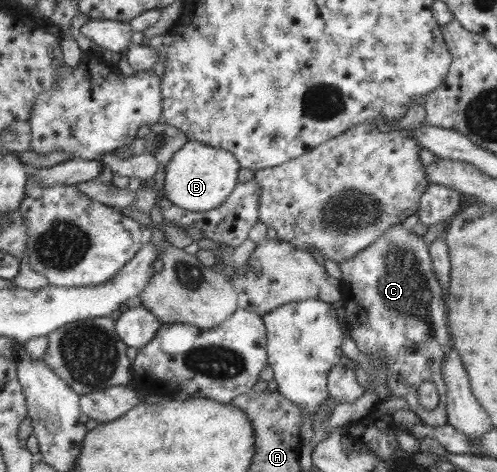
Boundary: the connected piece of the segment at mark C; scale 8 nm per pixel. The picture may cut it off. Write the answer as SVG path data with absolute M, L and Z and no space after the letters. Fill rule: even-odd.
M398 223L398 225L390 227L390 229L386 229L386 231L380 234L369 246L357 251L352 258L341 261L338 264L338 267L341 275L341 279L338 282L342 300L341 307L344 309L345 313L345 327L349 331L349 335L352 338L352 341L355 343L355 346L358 348L358 351L367 356L373 355L373 357L379 357L381 361L385 361L385 363L387 363L387 388L389 389L389 393L391 393L391 395L394 397L402 397L402 399L405 399L407 405L406 408L413 411L419 417L422 424L426 424L431 427L444 426L444 424L446 424L447 415L445 412L445 385L441 374L441 361L449 352L449 349L451 349L451 341L449 339L445 323L446 309L442 299L443 291L440 289L440 284L434 275L429 251L427 250L425 241L422 239L422 237L410 233L408 230L402 227L401 223ZM408 343L412 343L413 350L408 350ZM423 381L430 381L430 383L433 383L439 397L436 408L429 411L424 410L424 408L418 404L418 400L416 400L416 388Z

